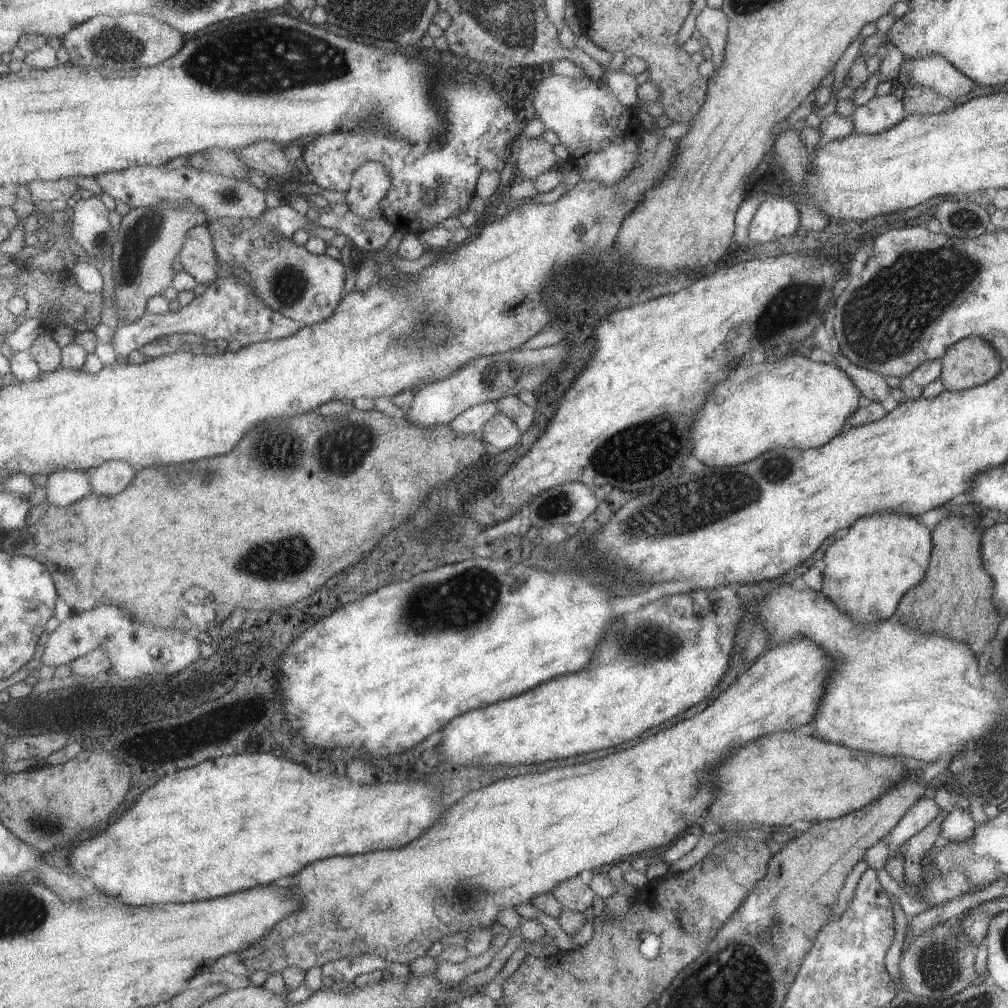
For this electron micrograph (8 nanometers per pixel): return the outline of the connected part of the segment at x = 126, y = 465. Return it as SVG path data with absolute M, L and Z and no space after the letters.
M122 460L108 462L108 464L92 470L94 493L98 492L98 494L106 494L106 496L122 494L126 488L130 488L134 484L140 471L130 462Z

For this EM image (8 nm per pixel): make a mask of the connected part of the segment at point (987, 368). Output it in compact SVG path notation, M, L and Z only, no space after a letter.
M968 337L948 347L940 380L945 391L960 392L992 380L1005 362L982 338Z

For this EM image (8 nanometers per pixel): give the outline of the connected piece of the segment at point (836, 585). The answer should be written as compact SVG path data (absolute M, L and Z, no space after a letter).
M882 512L858 518L848 536L836 539L825 551L821 593L856 624L890 618L906 590L924 578L932 549L930 530L916 516Z

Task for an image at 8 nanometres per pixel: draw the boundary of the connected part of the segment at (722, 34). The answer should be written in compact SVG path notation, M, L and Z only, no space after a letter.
M705 6L695 18L695 28L699 30L701 36L707 38L709 47L712 50L711 60L714 64L715 72L724 66L724 50L728 42L728 16L724 11Z

